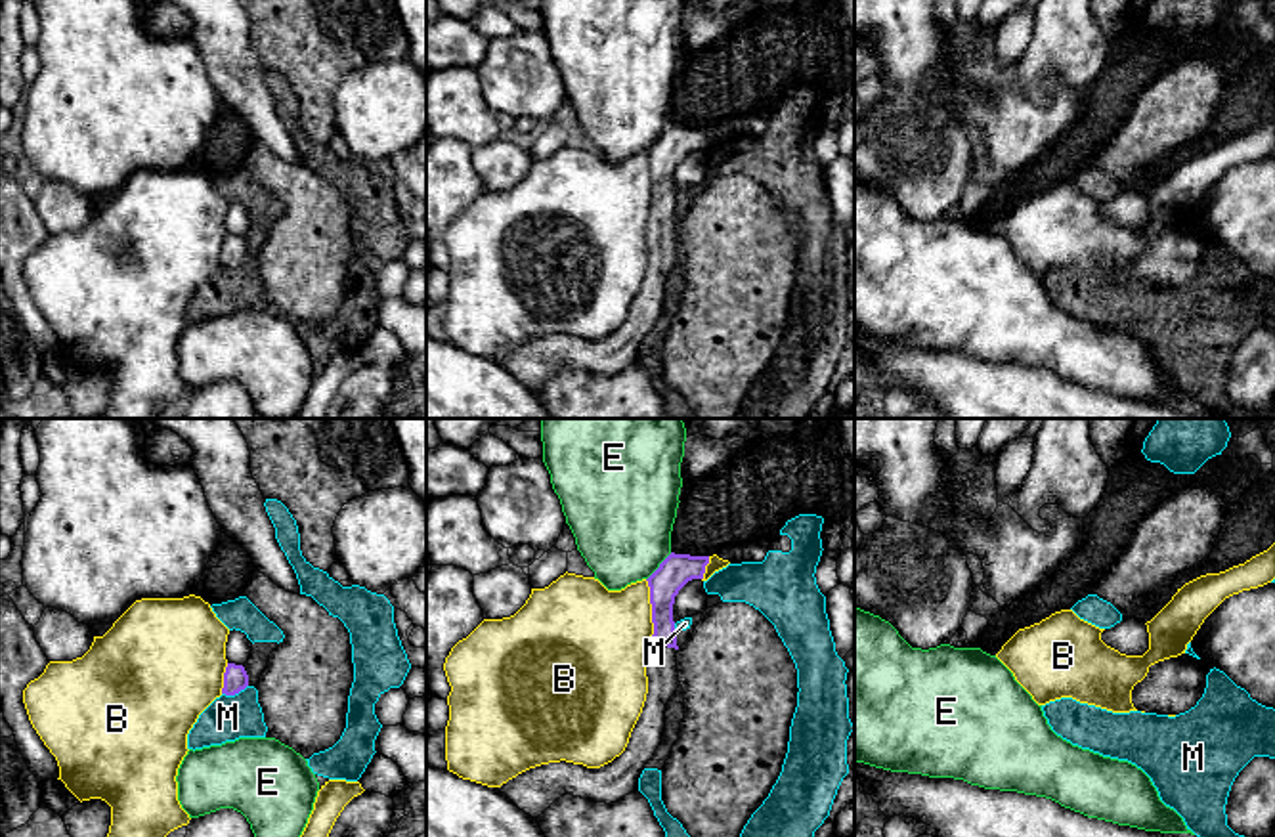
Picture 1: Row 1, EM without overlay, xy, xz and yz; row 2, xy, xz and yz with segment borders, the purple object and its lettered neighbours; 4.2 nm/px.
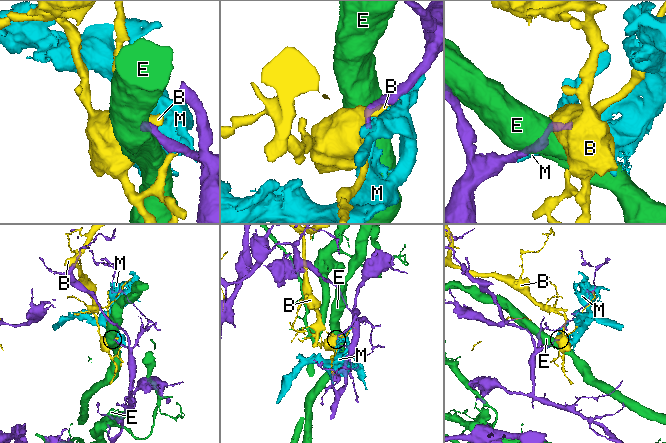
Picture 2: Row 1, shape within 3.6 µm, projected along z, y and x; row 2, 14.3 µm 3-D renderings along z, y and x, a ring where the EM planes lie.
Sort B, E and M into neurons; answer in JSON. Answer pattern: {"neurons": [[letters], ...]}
{"neurons": [["B"], ["E"], ["M"]]}

